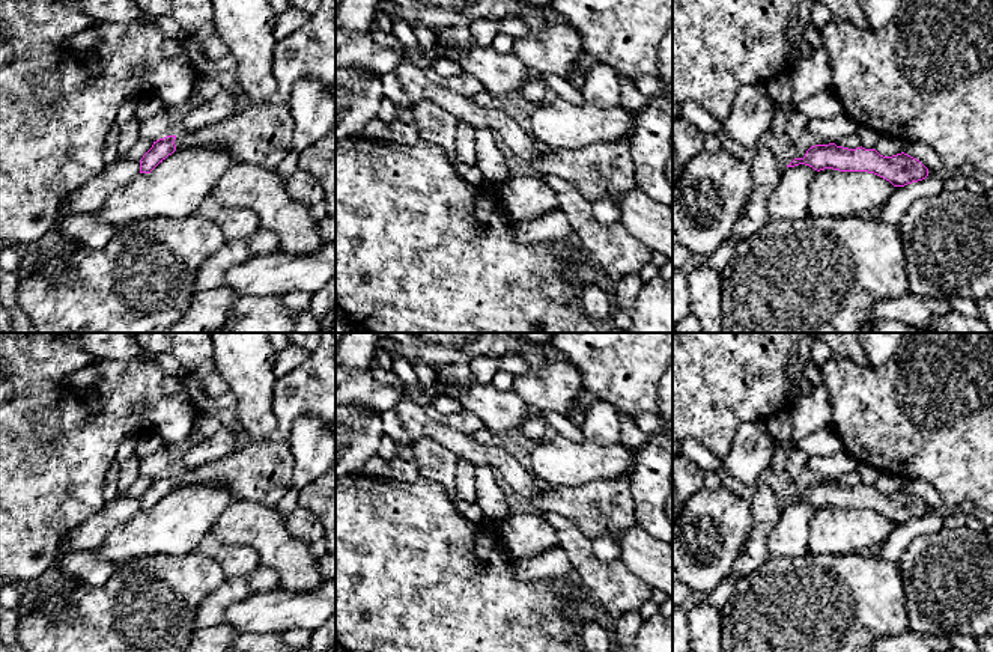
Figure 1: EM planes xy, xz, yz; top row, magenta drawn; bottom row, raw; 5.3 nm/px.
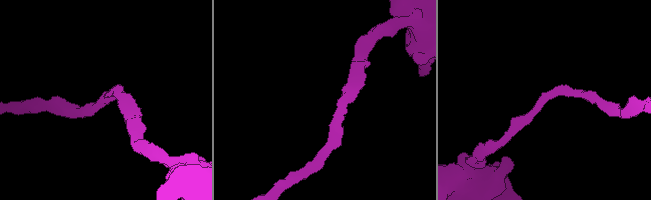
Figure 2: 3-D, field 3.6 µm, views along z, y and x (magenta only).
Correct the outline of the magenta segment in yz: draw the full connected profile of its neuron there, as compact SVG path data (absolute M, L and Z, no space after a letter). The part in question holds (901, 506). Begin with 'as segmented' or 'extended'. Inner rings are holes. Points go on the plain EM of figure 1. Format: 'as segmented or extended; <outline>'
as segmented; M835 480L811 483L803 495L794 495L787 504L799 501L809 503L817 509L824 506L868 509L889 518L894 524L904 524L928 513L928 506L904 489L883 494L876 486L862 483L849 486Z

